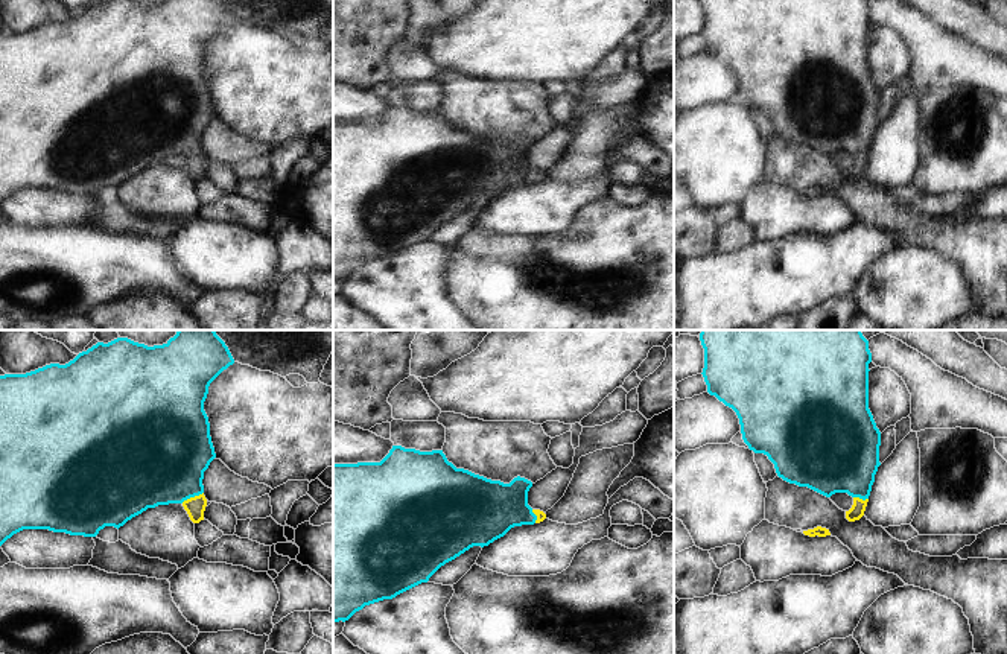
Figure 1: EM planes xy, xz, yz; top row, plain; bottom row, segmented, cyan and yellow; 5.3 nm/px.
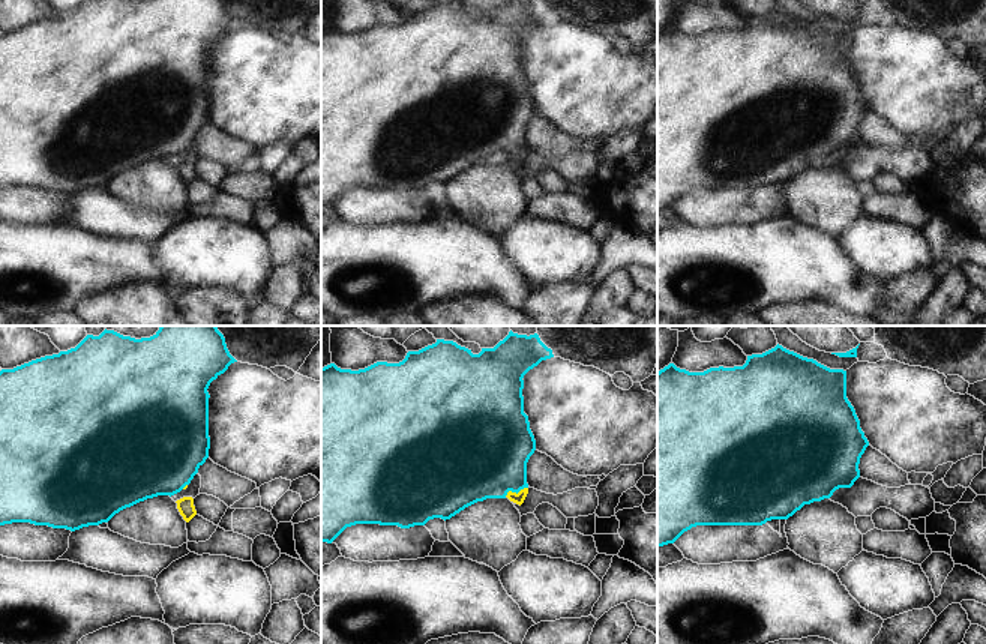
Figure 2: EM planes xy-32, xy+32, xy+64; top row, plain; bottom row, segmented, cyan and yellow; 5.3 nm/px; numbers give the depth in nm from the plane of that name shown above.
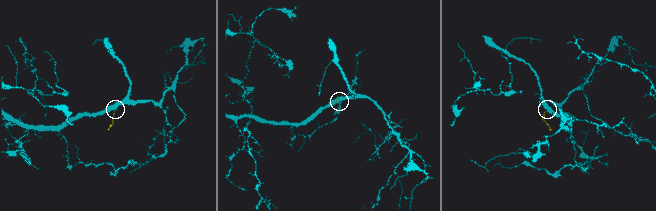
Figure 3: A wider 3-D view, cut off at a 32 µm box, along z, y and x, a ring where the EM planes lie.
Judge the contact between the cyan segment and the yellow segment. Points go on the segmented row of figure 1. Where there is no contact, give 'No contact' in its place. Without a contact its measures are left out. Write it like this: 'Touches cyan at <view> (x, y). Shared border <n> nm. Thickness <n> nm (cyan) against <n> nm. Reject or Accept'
Touches cyan at xy (192, 496). Shared border 130 nm. Thickness 460 nm (cyan) against 110 nm. Accept

